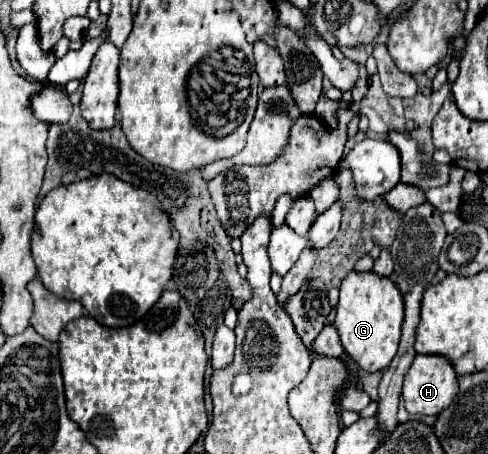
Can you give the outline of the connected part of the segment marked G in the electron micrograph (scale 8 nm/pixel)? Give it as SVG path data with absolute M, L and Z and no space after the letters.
M350 271L344 277L336 311L336 327L342 347L364 371L384 371L390 365L398 349L402 319L404 301L400 301L400 293L388 277L380 277L374 271Z

